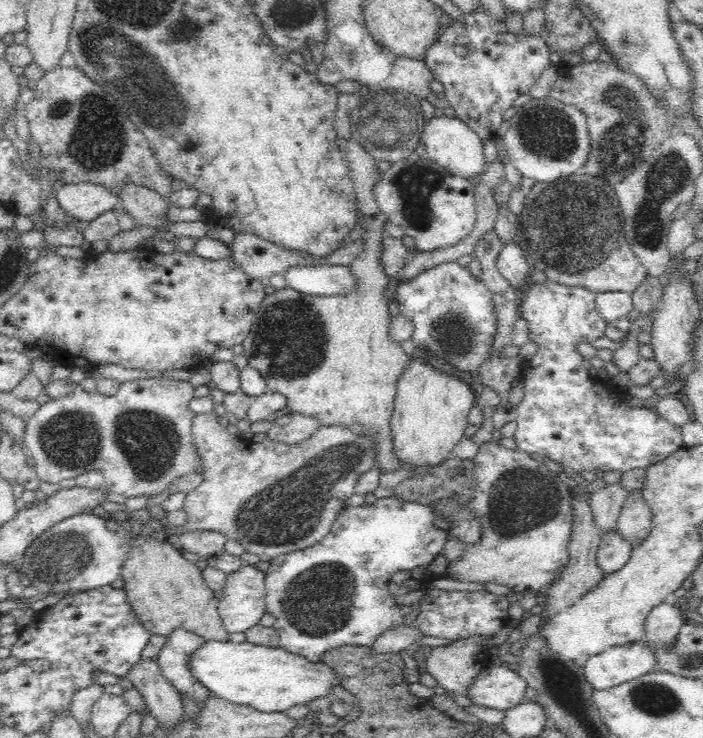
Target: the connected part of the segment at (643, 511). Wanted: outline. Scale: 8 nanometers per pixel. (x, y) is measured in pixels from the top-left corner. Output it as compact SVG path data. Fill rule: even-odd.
M640 490L630 492L622 505L617 521L618 533L632 547L642 544L652 530L652 513Z

